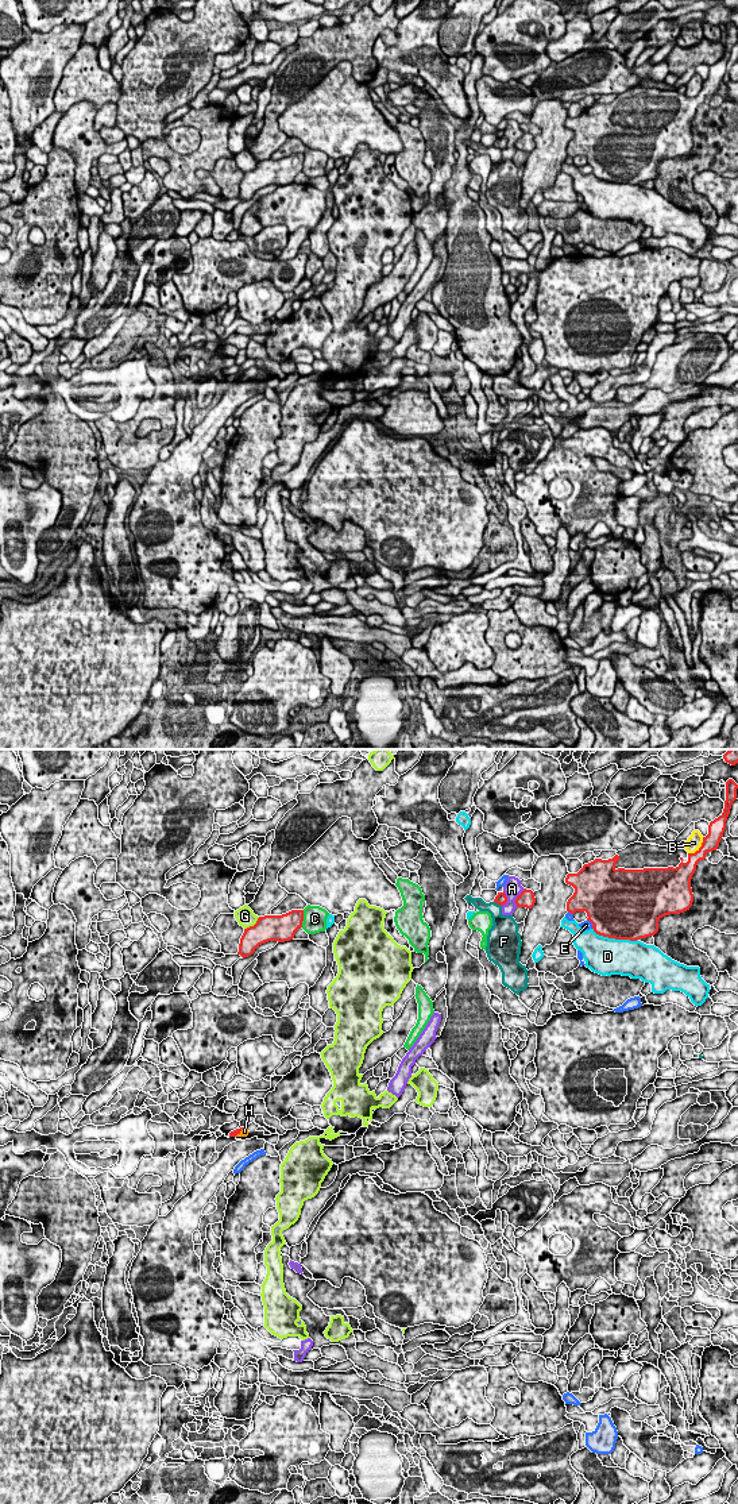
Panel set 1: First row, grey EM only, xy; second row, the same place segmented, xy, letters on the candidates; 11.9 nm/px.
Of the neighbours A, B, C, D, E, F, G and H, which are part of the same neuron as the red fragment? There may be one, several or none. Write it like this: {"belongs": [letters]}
{"belongs": []}

